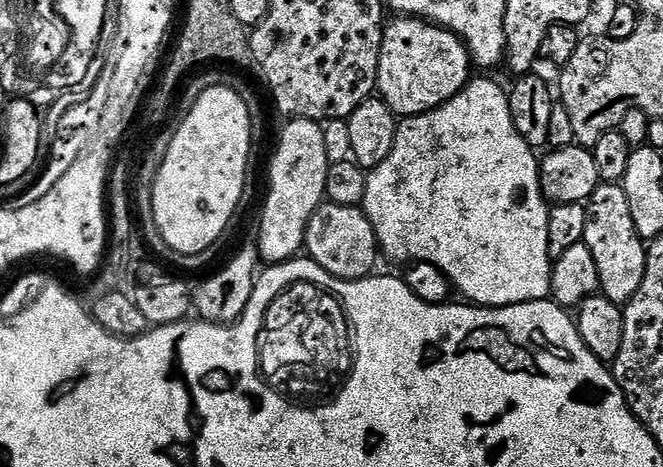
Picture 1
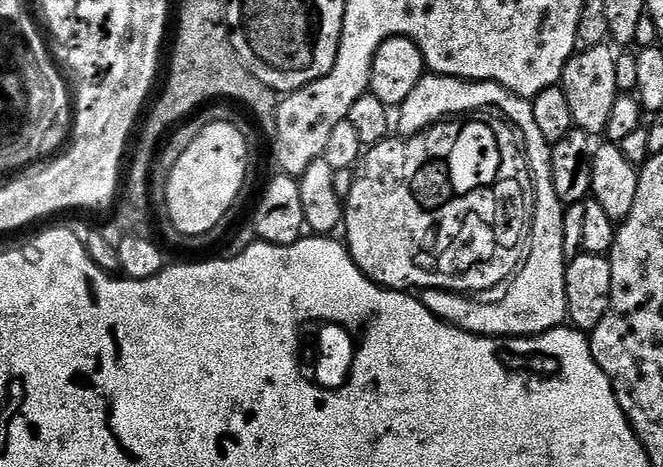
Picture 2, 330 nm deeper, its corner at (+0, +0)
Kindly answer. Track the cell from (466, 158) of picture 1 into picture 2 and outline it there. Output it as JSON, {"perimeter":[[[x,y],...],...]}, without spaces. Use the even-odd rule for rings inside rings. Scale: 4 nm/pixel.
{"perimeter":[[[426,74],[410,90],[409,97],[398,106],[394,116],[394,128],[401,137],[412,136],[416,132],[439,123],[445,118],[460,118],[465,114],[480,114],[483,108],[499,114],[515,131],[522,141],[522,152],[526,157],[526,168],[532,171],[532,184],[536,187],[534,196],[534,219],[526,236],[526,251],[518,271],[507,281],[501,300],[489,304],[479,304],[479,299],[469,298],[459,292],[447,292],[445,288],[426,288],[418,299],[430,314],[434,314],[447,324],[454,325],[476,336],[537,336],[552,328],[561,327],[568,320],[566,306],[566,270],[564,255],[564,209],[558,194],[554,194],[554,184],[550,174],[552,149],[534,122],[532,100],[514,94],[494,82],[485,80],[463,80],[453,76]],[[463,112],[468,112],[464,113]],[[501,112],[501,113],[500,113]],[[461,115],[461,116],[460,116]],[[528,248],[528,252],[527,252]],[[508,288],[508,289],[507,289]]]}

